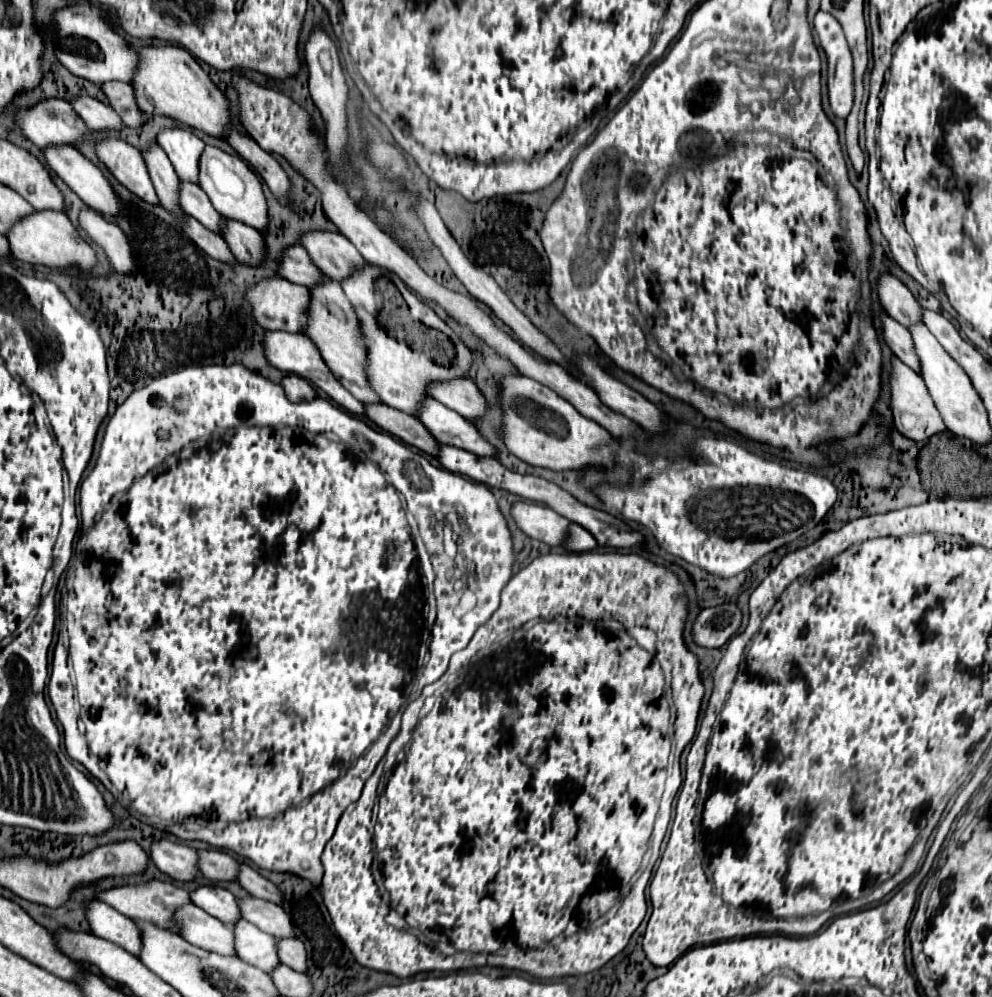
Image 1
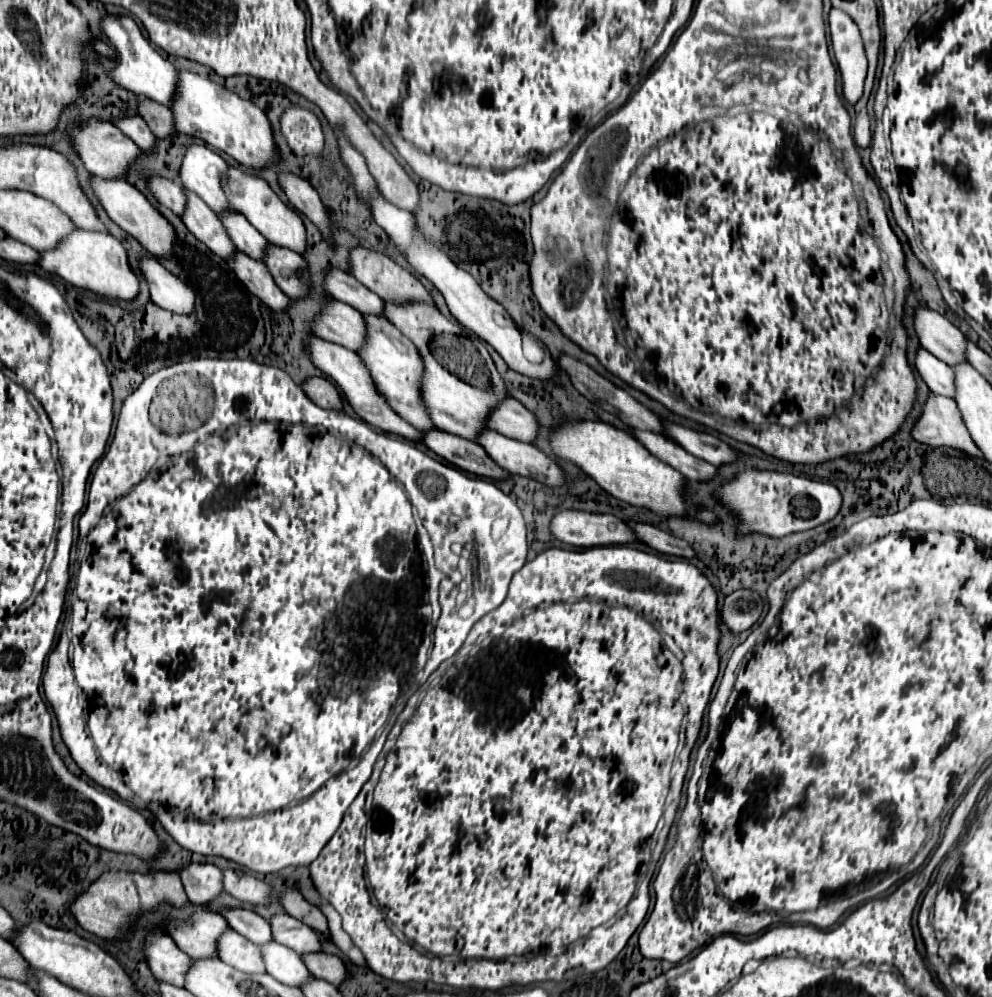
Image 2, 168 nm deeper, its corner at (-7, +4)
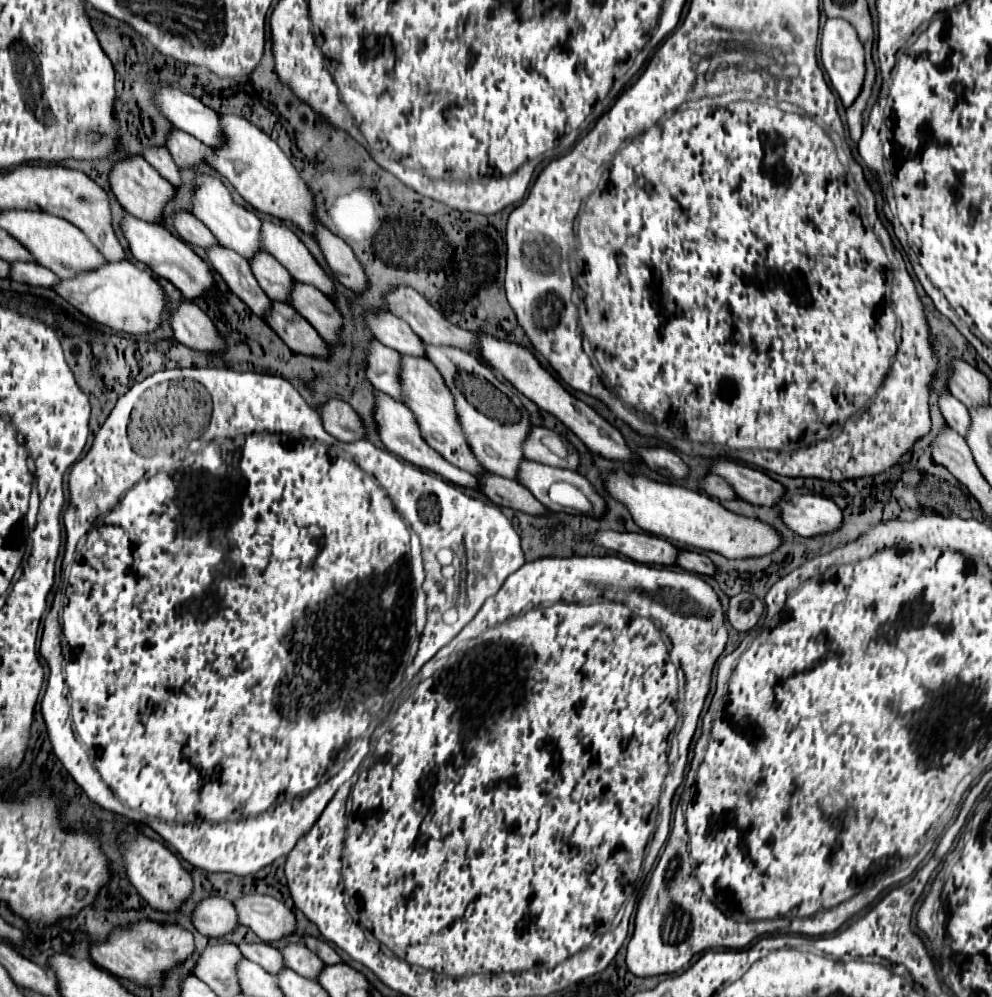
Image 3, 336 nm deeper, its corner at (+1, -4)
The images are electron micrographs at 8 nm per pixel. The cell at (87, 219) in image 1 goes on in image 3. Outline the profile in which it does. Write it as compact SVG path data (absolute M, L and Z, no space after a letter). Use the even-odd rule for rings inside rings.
M182 299L180 305L168 313L168 323L174 331L176 341L184 343L196 351L214 351L220 349L222 341L216 337L216 327L210 317L190 299Z

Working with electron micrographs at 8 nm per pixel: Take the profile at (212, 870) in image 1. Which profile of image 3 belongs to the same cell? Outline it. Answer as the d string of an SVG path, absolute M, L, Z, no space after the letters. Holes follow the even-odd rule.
M244 895L234 901L234 909L238 923L252 929L266 943L286 937L296 927L294 913L268 895Z

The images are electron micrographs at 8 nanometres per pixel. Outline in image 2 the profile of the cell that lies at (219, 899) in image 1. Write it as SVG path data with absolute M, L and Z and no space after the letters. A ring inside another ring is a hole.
M232 909L232 911L224 911L222 915L226 917L228 925L234 931L238 931L242 937L252 941L254 945L264 945L264 943L272 941L270 923L266 919L262 919L258 913L254 913L250 909Z

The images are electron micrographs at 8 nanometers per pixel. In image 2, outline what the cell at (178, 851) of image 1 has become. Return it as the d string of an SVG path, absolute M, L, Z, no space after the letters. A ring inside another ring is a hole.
M190 863L188 867L182 869L180 873L184 889L188 899L194 905L208 905L214 899L218 899L224 891L222 887L222 871L216 865L200 865L200 863Z

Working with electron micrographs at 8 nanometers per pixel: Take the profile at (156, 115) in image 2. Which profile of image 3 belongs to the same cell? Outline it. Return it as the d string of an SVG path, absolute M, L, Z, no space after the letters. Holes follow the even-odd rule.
M172 129L168 133L166 149L178 167L194 167L198 163L204 163L206 155L210 153L208 145L200 143L196 137L192 137L180 129Z

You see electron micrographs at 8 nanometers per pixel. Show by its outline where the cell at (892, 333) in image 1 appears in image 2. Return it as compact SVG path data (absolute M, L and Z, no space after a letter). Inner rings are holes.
M918 349L918 353L916 353L916 369L922 375L922 379L926 381L926 385L932 389L932 393L954 399L954 393L956 393L954 383L956 381L954 381L952 367L948 367L946 363L936 359L926 349Z

